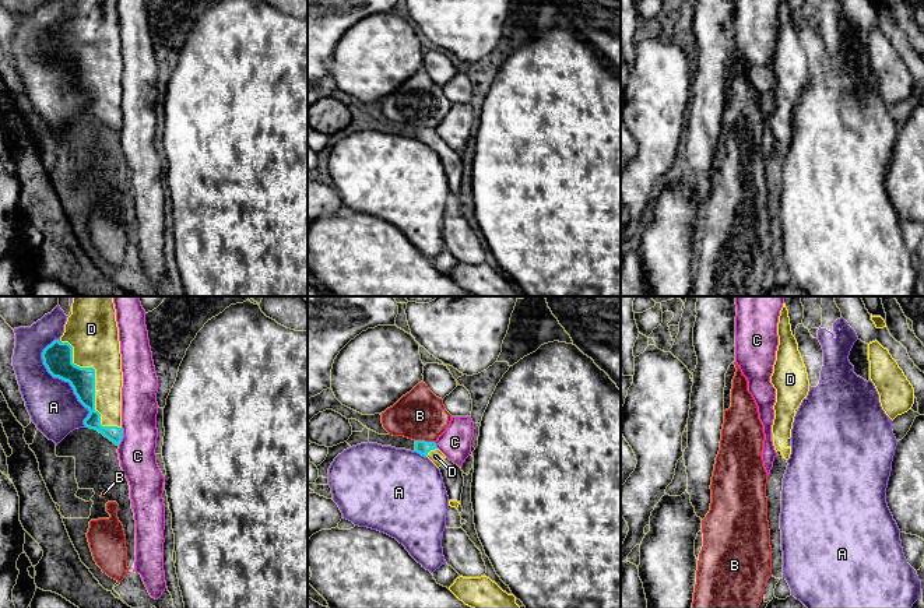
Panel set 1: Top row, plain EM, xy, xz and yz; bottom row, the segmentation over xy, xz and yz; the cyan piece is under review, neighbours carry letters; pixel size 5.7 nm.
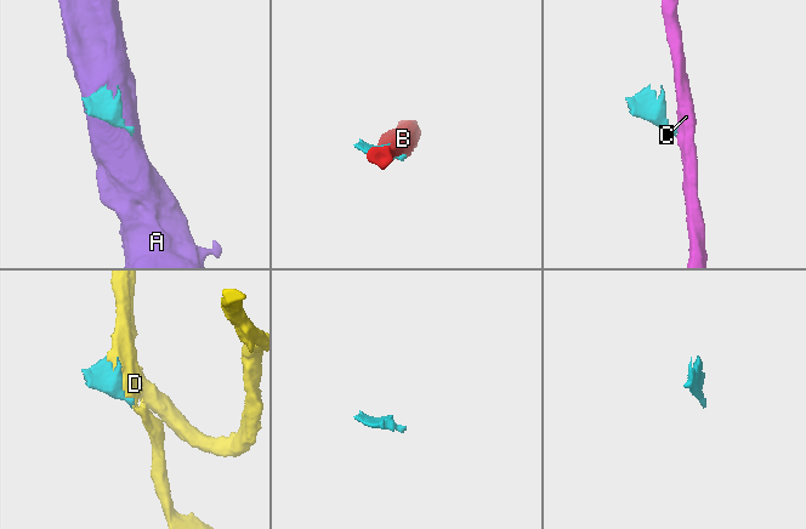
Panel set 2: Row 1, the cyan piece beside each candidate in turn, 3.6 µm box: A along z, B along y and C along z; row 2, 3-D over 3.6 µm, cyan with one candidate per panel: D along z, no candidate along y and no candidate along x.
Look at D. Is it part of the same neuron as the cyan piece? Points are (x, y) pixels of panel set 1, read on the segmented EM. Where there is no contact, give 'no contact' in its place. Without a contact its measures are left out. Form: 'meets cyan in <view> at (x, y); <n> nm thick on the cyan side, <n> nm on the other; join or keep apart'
meets cyan in xy at (94, 383); 160 nm thick on the cyan side, 280 nm on the other; join

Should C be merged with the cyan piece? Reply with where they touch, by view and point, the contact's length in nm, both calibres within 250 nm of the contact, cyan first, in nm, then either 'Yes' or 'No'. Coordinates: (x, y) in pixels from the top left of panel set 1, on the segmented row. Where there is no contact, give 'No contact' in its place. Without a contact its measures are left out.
Touches cyan at xy (122, 436). Shared border 110 nm. Thickness 90 nm (cyan) against 220 nm. No

